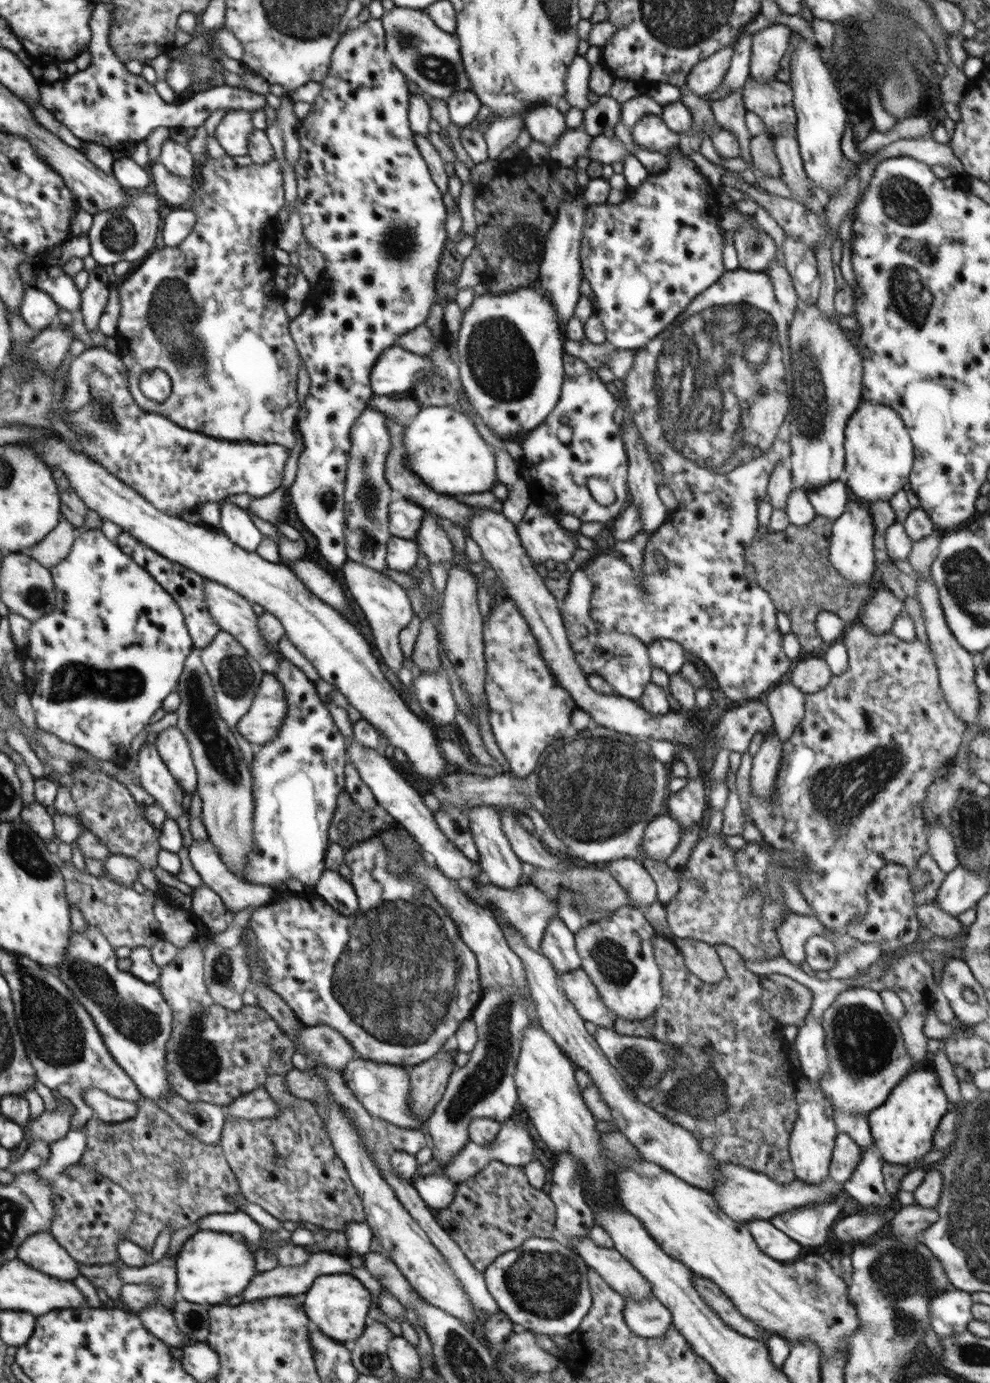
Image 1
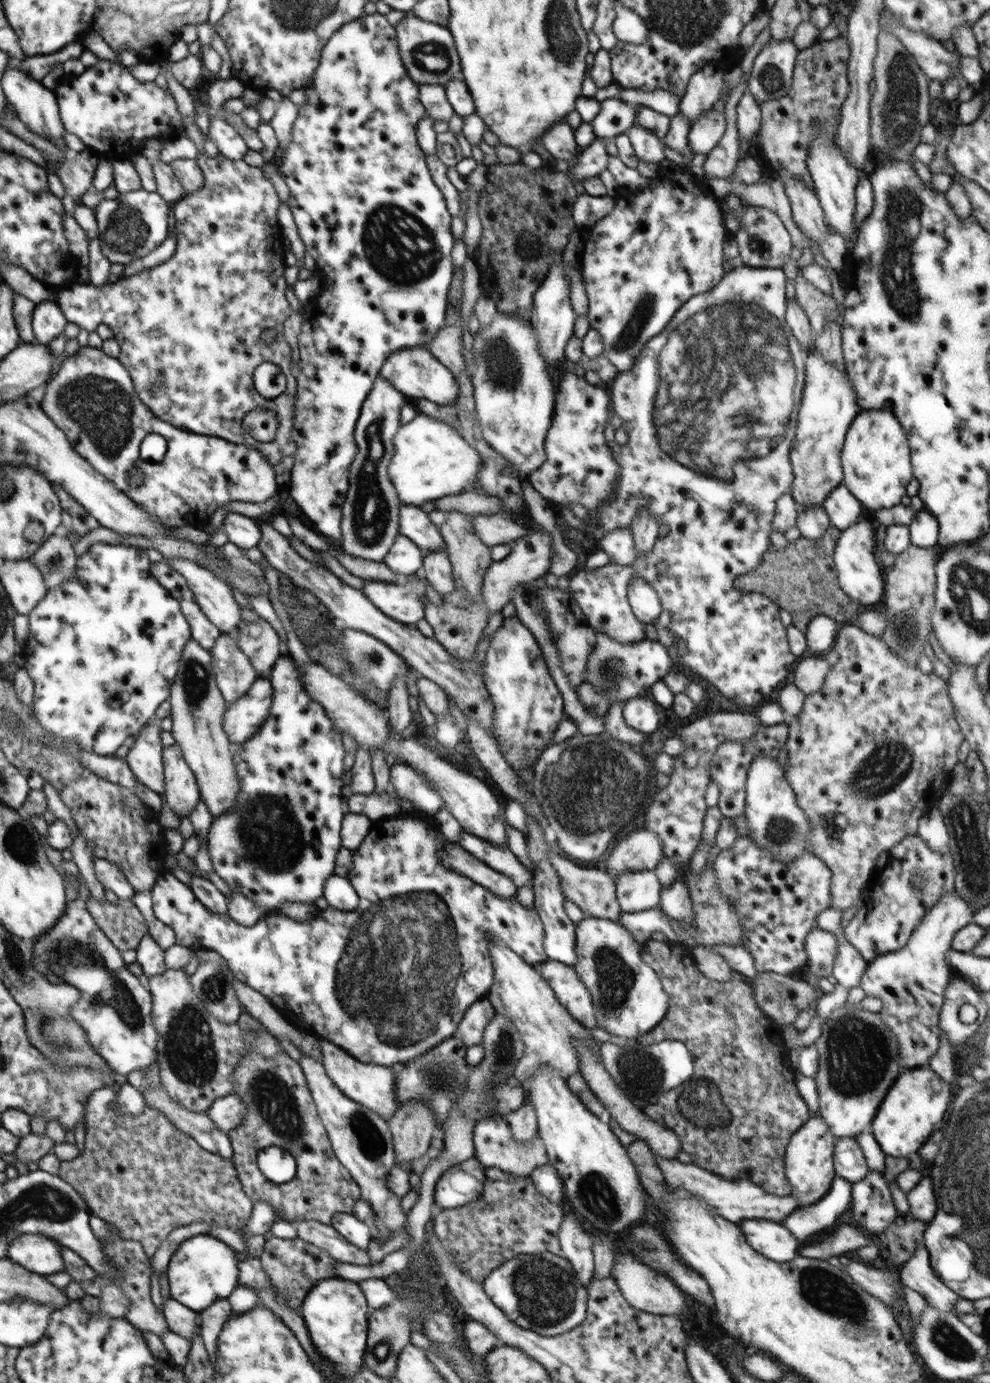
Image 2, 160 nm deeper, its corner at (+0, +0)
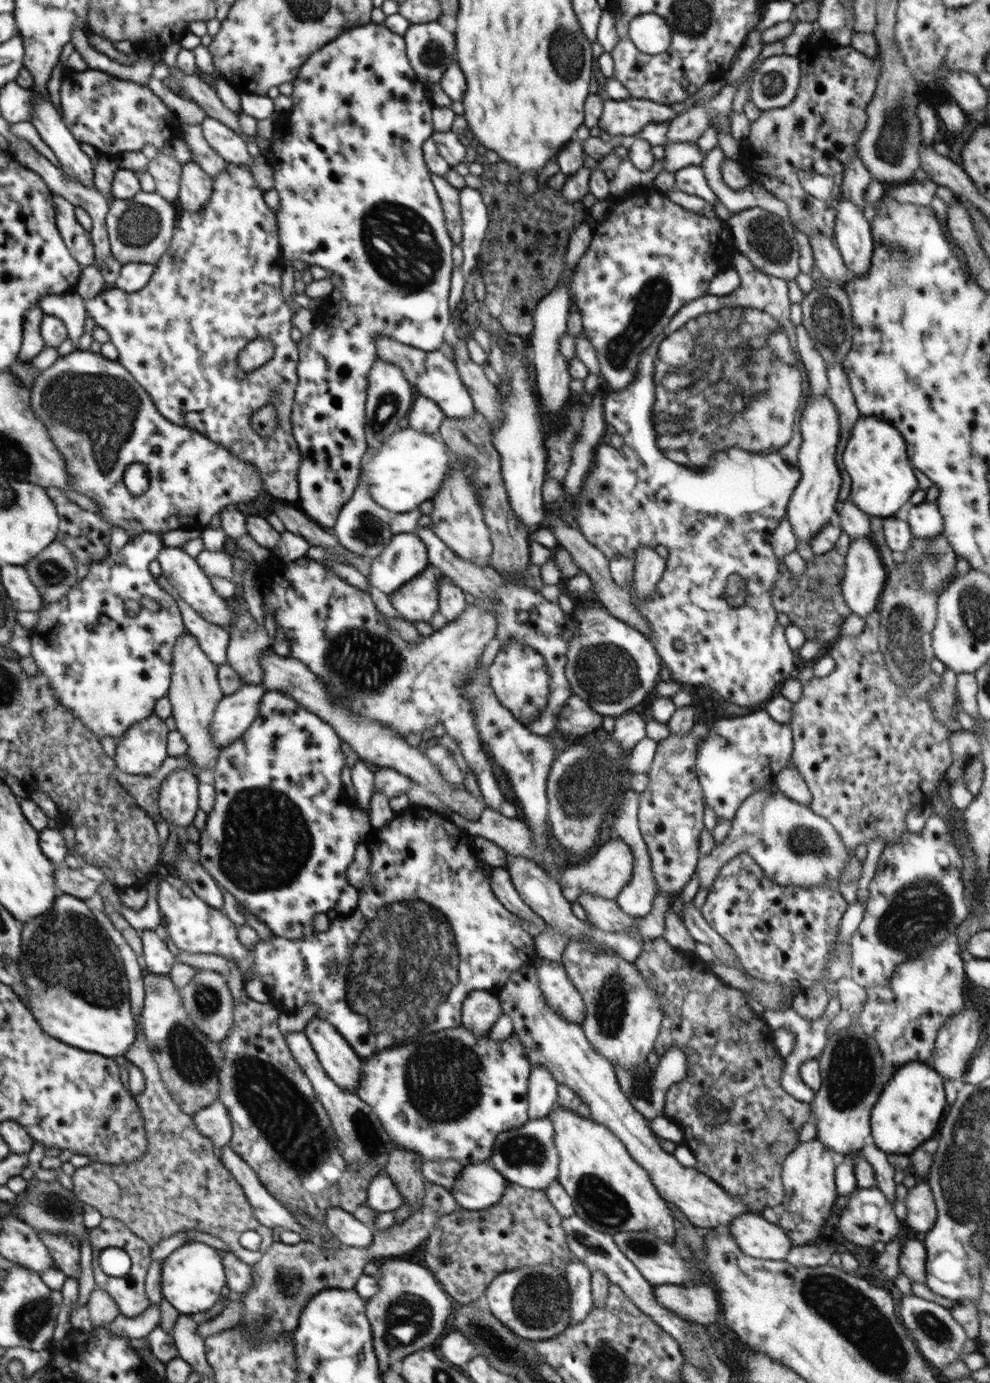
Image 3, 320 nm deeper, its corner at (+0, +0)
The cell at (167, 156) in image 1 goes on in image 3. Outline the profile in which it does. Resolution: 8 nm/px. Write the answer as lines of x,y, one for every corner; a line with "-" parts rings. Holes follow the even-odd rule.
191,161
183,164
176,205
179,210
198,213
211,199
213,178
204,172
200,165

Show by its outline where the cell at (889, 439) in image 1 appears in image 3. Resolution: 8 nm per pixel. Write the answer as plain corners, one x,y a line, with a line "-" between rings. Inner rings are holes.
873,416
860,417
855,422
843,450
843,463
851,478
848,499
870,517
897,516
908,507
910,497
919,489
904,437
896,427

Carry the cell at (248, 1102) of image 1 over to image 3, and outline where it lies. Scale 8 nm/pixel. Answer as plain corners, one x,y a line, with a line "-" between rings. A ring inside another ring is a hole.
220,1100
196,1112
193,1120
199,1132
208,1137
214,1145
224,1148
230,1144
233,1135
232,1122

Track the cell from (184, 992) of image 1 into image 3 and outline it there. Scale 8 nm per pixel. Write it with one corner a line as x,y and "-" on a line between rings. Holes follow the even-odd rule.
148,973
143,977
145,997
141,1020
148,1049
152,1050
160,1075
172,1099
182,1112
190,1116
218,1100
220,1068
224,1064
221,1042
210,1040
192,1022
182,1004
181,989
176,988
169,975

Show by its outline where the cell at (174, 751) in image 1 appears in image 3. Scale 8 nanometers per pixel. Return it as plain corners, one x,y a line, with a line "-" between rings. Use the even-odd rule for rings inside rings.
177,768
159,787
159,814
176,826
190,826
198,812
197,776
187,768

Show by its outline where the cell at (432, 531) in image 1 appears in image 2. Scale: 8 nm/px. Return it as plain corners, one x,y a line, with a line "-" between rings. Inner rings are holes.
446,545
439,552
428,552
422,561
422,573
440,595
454,592
454,576

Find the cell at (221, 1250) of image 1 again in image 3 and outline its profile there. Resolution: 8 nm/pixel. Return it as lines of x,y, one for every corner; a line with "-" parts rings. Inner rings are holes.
187,1242
163,1260
161,1293
179,1313
198,1317
220,1300
227,1280
219,1252
203,1242

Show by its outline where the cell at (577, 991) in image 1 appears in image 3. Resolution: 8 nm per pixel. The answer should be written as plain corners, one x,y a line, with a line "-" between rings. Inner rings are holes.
540,959
537,967
539,987
548,1006
564,1020
581,1024
586,1016
582,995
576,990
561,963

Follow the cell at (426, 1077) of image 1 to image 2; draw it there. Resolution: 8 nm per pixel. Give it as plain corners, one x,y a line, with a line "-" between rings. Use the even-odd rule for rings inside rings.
410,1099
408,1103
404,1103
402,1107
398,1107
394,1116
388,1122
391,1135
393,1136
393,1149
395,1150
395,1164
400,1168
405,1168
408,1173
412,1174
413,1162
418,1158
422,1158
427,1153
431,1140
437,1134
438,1126
436,1125
436,1117
432,1109
418,1101
418,1099

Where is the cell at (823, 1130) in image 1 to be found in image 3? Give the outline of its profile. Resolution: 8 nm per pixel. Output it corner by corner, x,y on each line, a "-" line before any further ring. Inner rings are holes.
817,1138
800,1142
782,1163
781,1180
785,1197
781,1205
782,1216
778,1225
787,1233
794,1247
816,1242
826,1219
833,1212
837,1202
835,1170
839,1163
836,1155
828,1150

